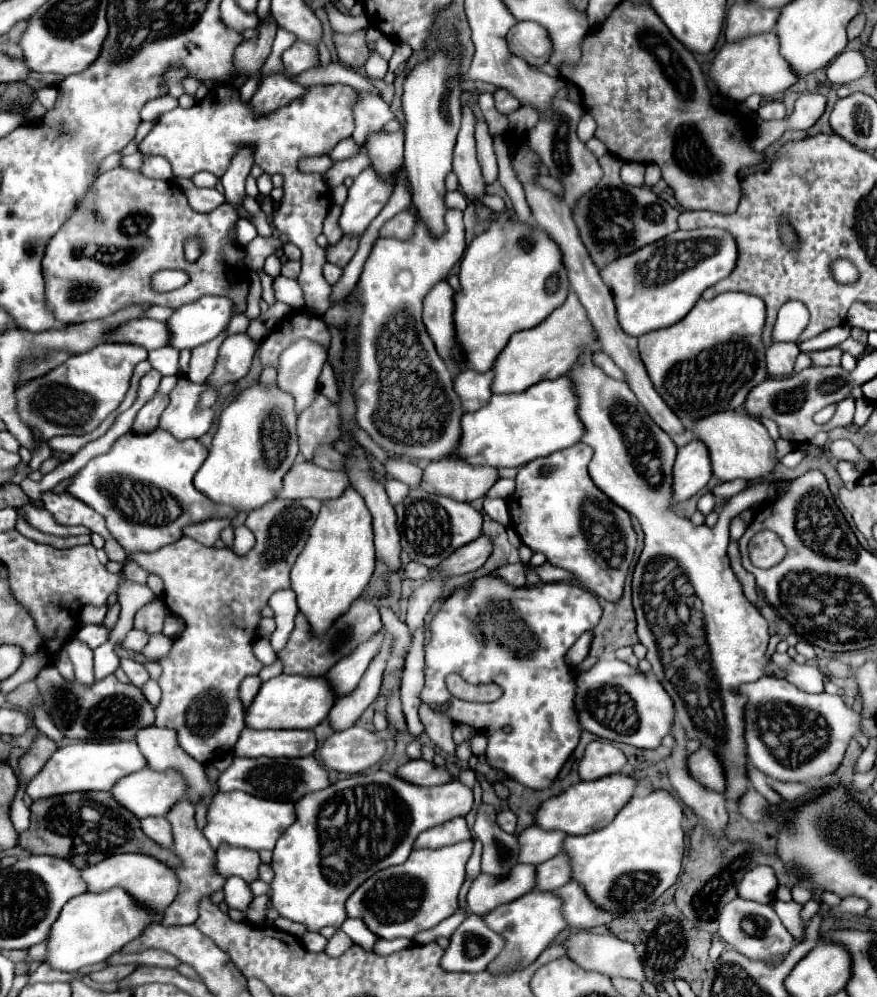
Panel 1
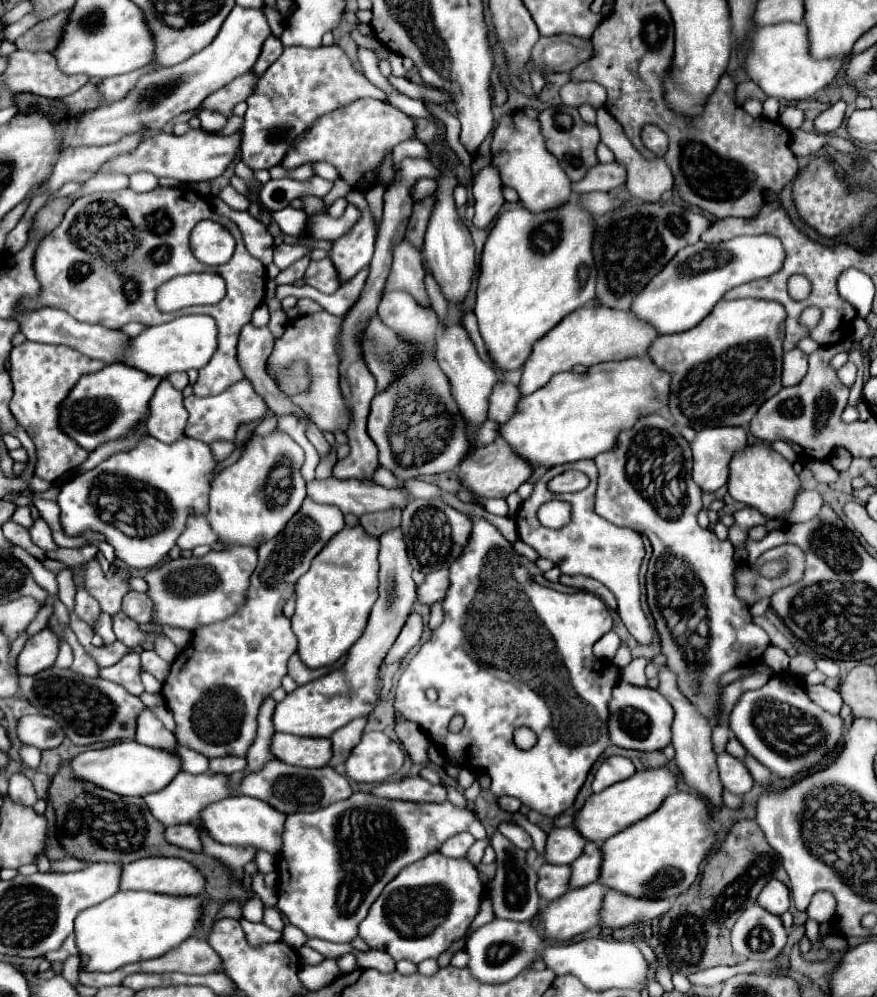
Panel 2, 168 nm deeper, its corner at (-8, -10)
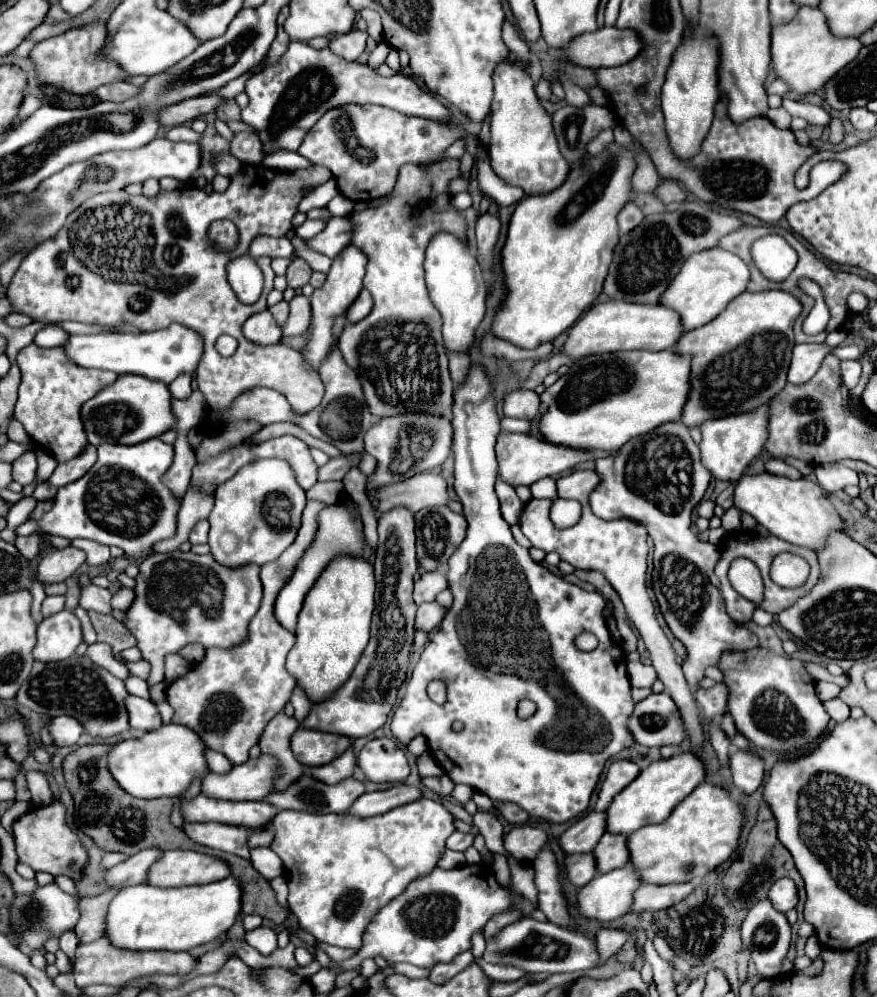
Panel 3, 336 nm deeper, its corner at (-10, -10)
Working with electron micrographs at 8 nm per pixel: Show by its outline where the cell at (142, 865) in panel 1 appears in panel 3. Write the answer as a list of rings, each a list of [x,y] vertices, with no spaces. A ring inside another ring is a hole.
[[[165,851],[165,855],[149,869],[147,883],[157,887],[203,885],[229,877],[227,861],[197,851]]]

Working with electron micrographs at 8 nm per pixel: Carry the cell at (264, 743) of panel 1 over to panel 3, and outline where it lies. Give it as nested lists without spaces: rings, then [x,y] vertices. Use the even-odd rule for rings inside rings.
[[[299,729],[293,739],[291,739],[291,749],[293,755],[297,757],[299,763],[305,767],[319,767],[341,753],[345,753],[353,745],[351,737],[345,735],[335,735],[335,733],[323,733],[315,729]]]

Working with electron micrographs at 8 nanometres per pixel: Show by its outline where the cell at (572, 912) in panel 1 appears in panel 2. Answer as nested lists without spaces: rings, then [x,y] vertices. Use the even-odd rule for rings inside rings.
[[[607,891],[603,897],[603,905],[601,905],[599,925],[621,929],[625,925],[651,921],[669,909],[671,909],[671,899],[647,901],[647,899],[635,899],[635,897],[621,895],[617,891]]]

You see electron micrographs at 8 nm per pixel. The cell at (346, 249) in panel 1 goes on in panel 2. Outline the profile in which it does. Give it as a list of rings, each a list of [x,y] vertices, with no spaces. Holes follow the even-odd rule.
[[[325,257],[321,261],[311,261],[305,271],[303,281],[305,281],[305,285],[311,285],[321,293],[333,293],[339,287],[337,269],[329,257]]]

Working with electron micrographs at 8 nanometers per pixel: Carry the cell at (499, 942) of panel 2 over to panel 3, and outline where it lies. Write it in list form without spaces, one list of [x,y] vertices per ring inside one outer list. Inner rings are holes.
[[[525,917],[517,923],[507,925],[493,941],[487,941],[487,951],[483,959],[487,963],[515,965],[529,973],[571,973],[595,967],[599,963],[599,953],[595,943],[581,933],[569,931],[549,921],[535,921],[531,917]]]

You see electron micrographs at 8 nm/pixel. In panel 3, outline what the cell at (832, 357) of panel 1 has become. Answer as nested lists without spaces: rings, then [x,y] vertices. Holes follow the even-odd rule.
[[[841,361],[841,375],[843,375],[843,383],[849,389],[853,389],[861,375],[861,363],[859,361]]]

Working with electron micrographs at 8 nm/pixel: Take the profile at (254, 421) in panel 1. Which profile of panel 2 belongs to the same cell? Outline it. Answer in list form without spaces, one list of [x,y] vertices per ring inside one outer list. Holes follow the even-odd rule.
[[[273,429],[265,437],[251,435],[245,441],[239,459],[211,481],[207,521],[219,535],[219,541],[229,547],[257,547],[265,539],[271,539],[283,531],[305,499],[305,481],[301,479],[303,461],[305,457],[301,447],[293,443],[285,431]]]

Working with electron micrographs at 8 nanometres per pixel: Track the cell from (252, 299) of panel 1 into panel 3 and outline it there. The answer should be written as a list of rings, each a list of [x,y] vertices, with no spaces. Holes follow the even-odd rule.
[[[269,309],[251,315],[243,325],[243,333],[249,341],[253,341],[257,345],[277,343],[281,339],[281,329],[279,329],[277,321],[273,319],[273,315],[269,313]]]

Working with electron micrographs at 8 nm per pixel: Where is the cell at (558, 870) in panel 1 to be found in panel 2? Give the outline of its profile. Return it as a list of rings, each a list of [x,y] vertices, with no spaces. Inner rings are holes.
[[[587,843],[583,855],[571,863],[569,889],[587,887],[589,883],[595,883],[599,879],[599,863],[601,863],[599,845],[597,843]]]

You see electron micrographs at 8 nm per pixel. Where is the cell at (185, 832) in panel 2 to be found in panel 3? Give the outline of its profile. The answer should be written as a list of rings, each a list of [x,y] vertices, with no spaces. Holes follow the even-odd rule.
[[[185,823],[183,831],[199,845],[249,859],[247,827],[227,827],[227,823]]]

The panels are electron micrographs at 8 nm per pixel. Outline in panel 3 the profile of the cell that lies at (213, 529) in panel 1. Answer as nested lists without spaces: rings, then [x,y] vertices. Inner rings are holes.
[[[199,521],[199,523],[191,529],[191,533],[189,533],[191,545],[207,543],[207,531],[209,531],[209,523],[207,523],[207,521]]]

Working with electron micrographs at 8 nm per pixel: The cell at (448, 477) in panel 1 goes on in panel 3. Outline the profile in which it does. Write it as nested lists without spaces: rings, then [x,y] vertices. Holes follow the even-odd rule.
[[[505,431],[499,433],[495,451],[497,451],[497,463],[499,463],[499,479],[503,479],[515,487],[533,485],[535,481],[539,481],[543,477],[559,475],[579,463],[597,461],[601,457],[611,455],[611,453],[601,453],[601,451],[585,451],[585,449],[573,449],[573,447],[565,447],[565,445],[553,445],[539,437],[531,437],[531,435],[523,435],[523,433],[505,433]]]

